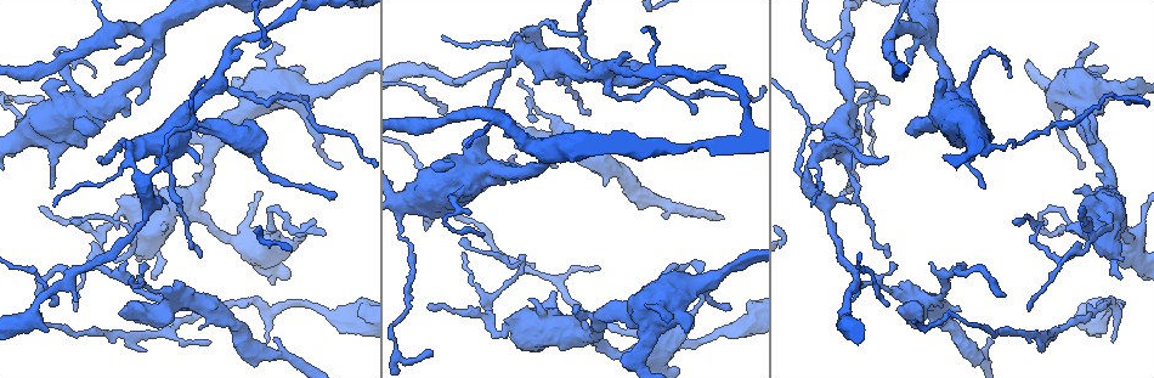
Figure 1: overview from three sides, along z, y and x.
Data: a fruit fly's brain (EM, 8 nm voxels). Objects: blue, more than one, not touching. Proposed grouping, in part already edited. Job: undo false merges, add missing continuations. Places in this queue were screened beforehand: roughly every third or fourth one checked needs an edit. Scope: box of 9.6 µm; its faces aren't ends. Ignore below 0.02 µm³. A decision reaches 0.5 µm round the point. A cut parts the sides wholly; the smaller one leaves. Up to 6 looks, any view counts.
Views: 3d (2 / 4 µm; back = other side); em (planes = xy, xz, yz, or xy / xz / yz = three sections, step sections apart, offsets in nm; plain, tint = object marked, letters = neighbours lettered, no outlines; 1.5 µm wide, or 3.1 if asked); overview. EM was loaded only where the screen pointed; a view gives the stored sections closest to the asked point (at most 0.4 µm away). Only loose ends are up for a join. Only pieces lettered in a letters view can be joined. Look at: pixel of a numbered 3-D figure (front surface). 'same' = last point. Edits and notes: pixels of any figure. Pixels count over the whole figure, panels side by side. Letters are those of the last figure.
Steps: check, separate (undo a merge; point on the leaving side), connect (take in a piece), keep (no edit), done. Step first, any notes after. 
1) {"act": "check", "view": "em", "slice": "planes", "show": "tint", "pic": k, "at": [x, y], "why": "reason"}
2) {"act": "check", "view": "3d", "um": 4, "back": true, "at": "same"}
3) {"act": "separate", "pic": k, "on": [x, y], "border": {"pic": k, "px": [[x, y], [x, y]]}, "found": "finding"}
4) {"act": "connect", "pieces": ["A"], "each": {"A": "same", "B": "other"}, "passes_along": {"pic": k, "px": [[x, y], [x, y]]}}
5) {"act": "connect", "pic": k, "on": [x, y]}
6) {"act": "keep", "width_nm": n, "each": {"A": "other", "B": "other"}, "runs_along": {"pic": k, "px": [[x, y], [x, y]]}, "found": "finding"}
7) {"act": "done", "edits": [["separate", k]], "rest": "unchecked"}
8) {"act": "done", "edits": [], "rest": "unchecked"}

{"act": "check", "view": "3d", "um": 4, "back": true, "pic": 1, "at": [1118, 278], "why": "branch stops here"}

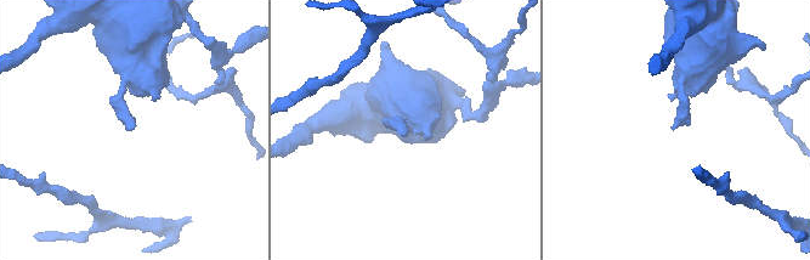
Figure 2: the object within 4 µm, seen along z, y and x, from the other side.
{"act": "check", "view": "em", "slice": "planes", "show": "letters", "pic": 2, "at": [403, 136], "why": "now the EM"}

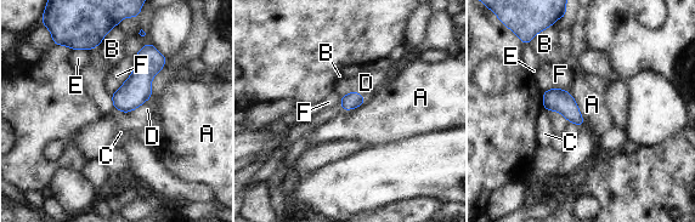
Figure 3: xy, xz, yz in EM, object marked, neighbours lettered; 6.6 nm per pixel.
{"act": "keep", "longest_contact_nm": ["F", 300], "each": {"A": "other", "B": "other", "C": "other", "D": "other", "E": "other", "F": "other"}, "border": {"pic": 3, "px": [[570, 94], [585, 121]]}, "found": "none of them fits"}

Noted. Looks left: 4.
{"act": "check", "view": "em", "slice": "xz", "step": 8, "show": "tint", "pic": 1, "at": [1075, 190], "why": "stops while still wide"}

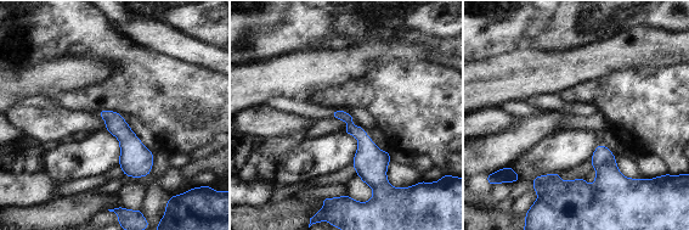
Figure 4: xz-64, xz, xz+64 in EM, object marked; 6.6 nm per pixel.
{"act": "check", "view": "em", "slice": "planes", "show": "letters", "at": "same"}

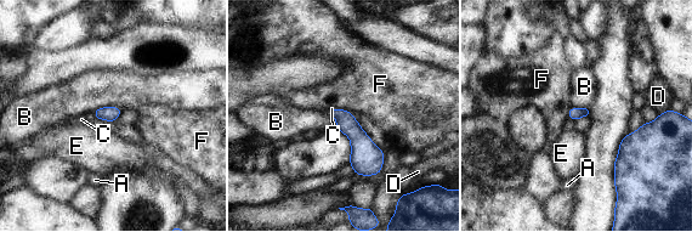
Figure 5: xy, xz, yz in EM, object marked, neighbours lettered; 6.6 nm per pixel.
{"act": "connect", "pieces": ["C"], "each": {"A": "other", "B": "other", "C": "same", "D": "other", "E": "other", "F": "other"}, "passes_along": {"pic": 5, "px": [[109, 113], [95, 116], [81, 119]]}, "found": "it goes on there"}

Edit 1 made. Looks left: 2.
{"act": "check", "view": "em", "slice": "yz", "step": 4, "show": "tint", "pic": 1, "at": [547, 116], "why": "sudden change in width"}

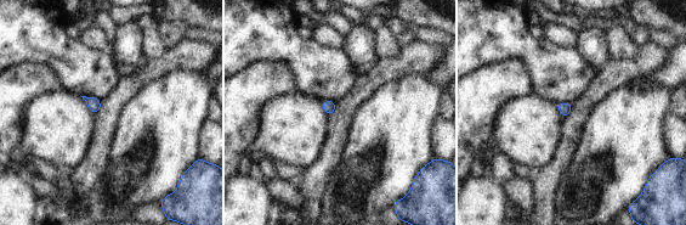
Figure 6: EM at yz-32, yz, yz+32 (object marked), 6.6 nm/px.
{"act": "check", "view": "em", "slice": "planes", "show": "letters", "at": "same"}

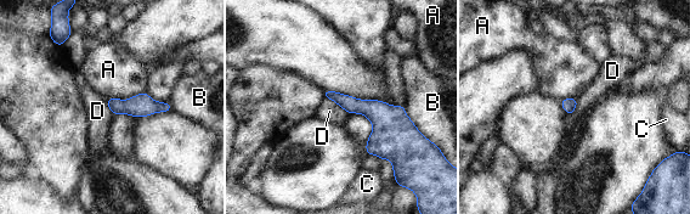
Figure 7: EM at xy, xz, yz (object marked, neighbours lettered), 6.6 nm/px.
{"act": "keep", "each": {"A": "other", "B": "other", "C": "other", "D": "other"}, "runs_along": {"pic": 7, "px": [[111, 101], [117, 106], [168, 106]]}, "found": "one cell here"}

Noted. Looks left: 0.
{"act": "done", "edits": [["connect", 5]], "rest": "unchecked"}

